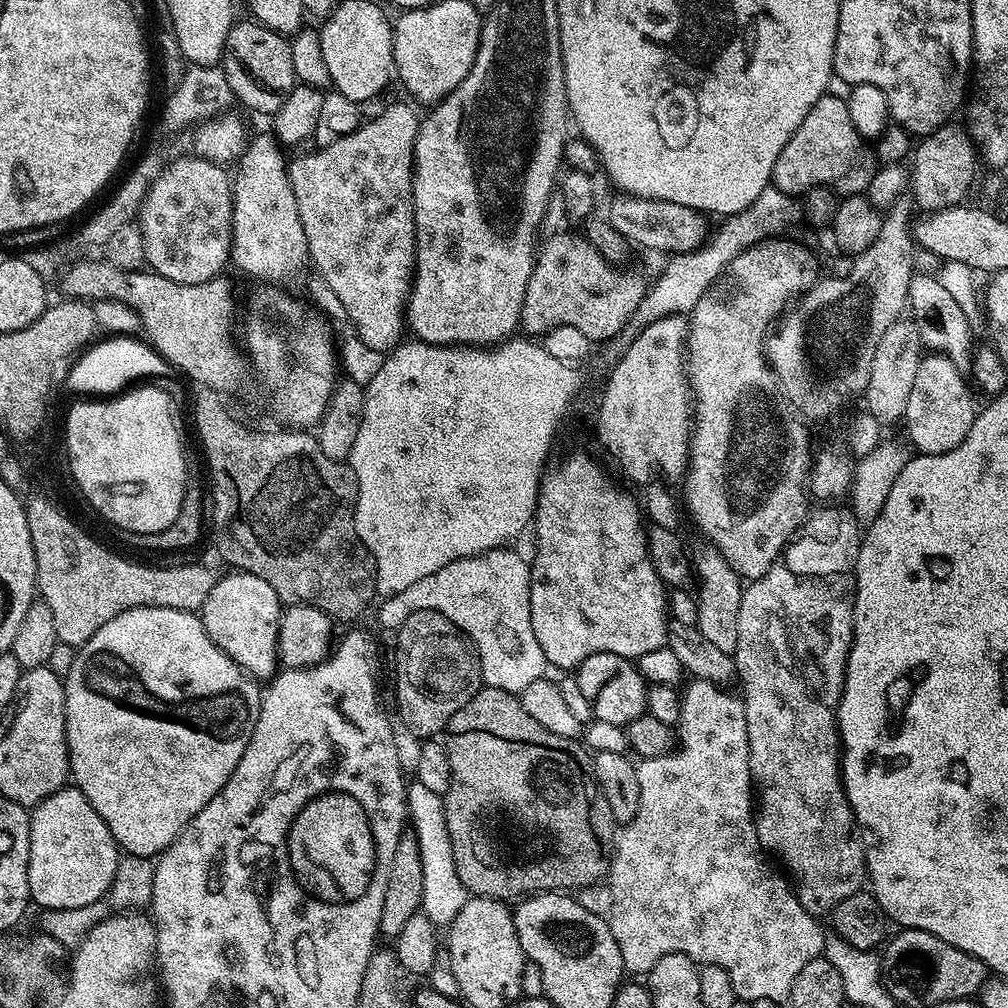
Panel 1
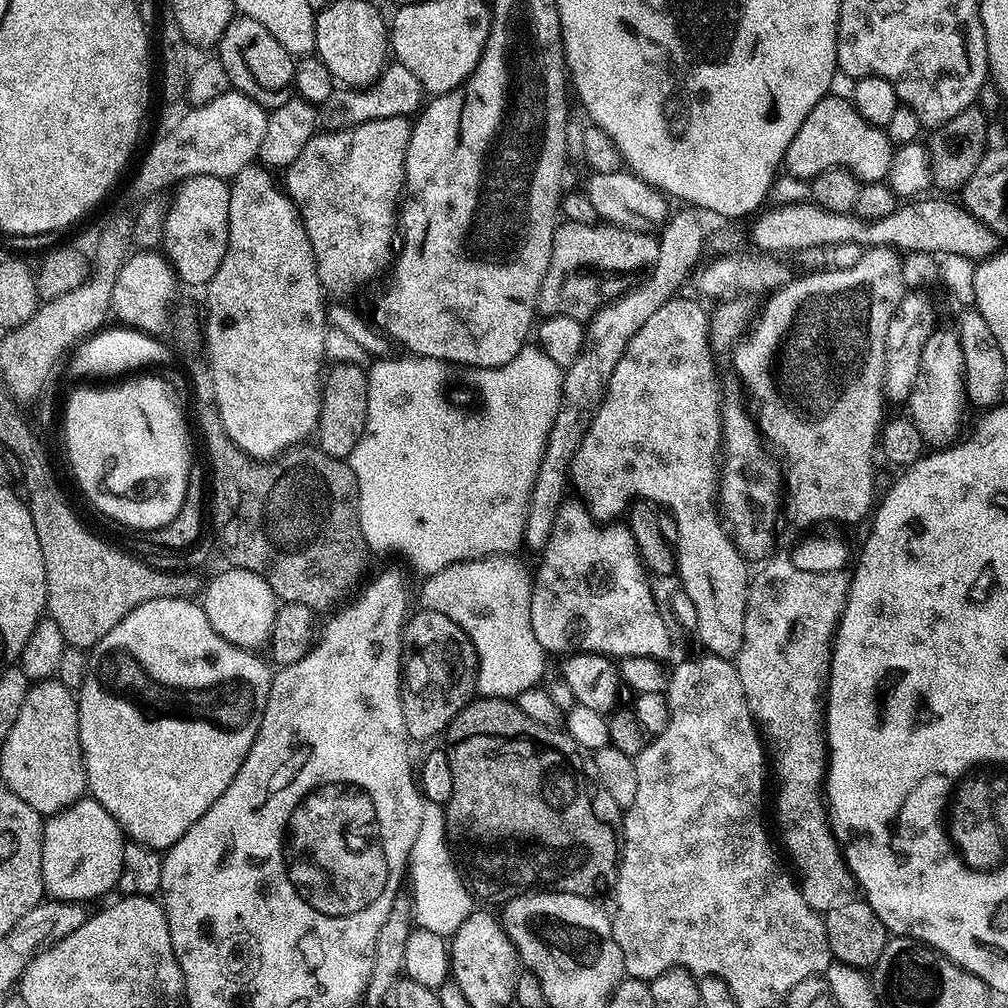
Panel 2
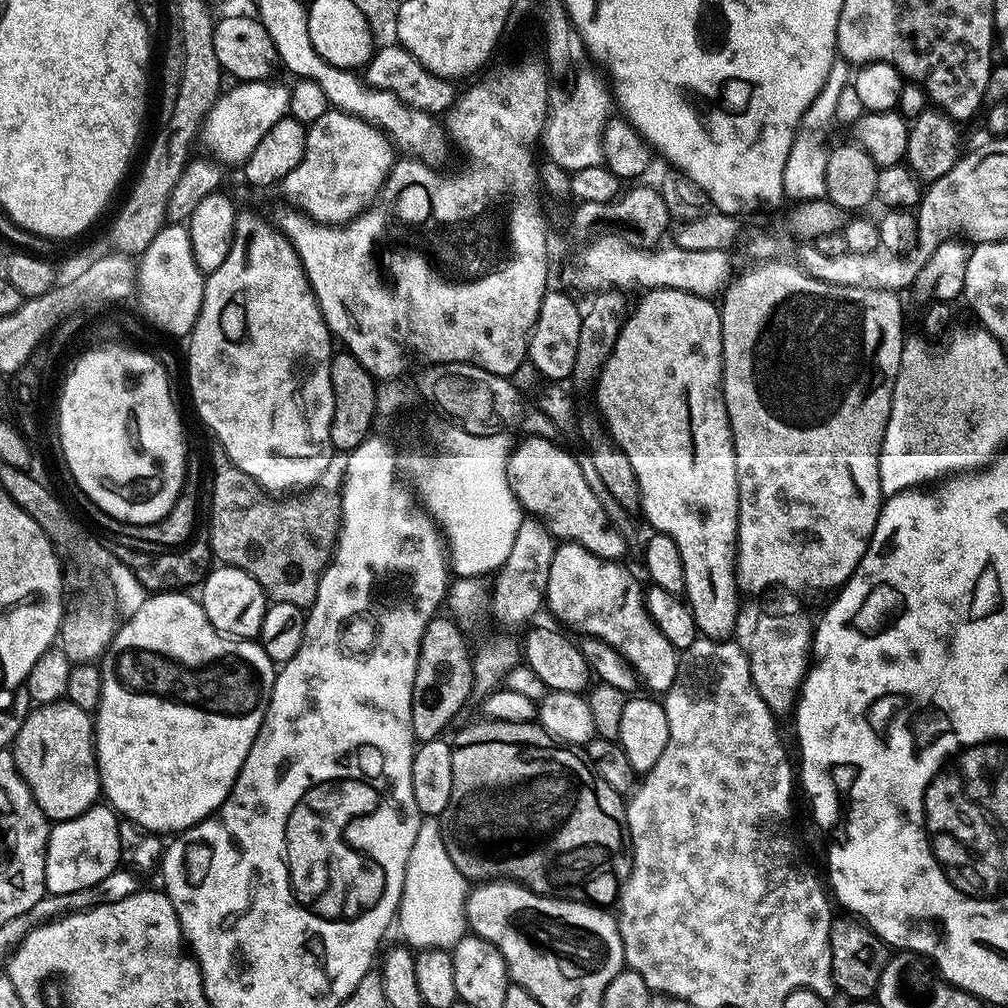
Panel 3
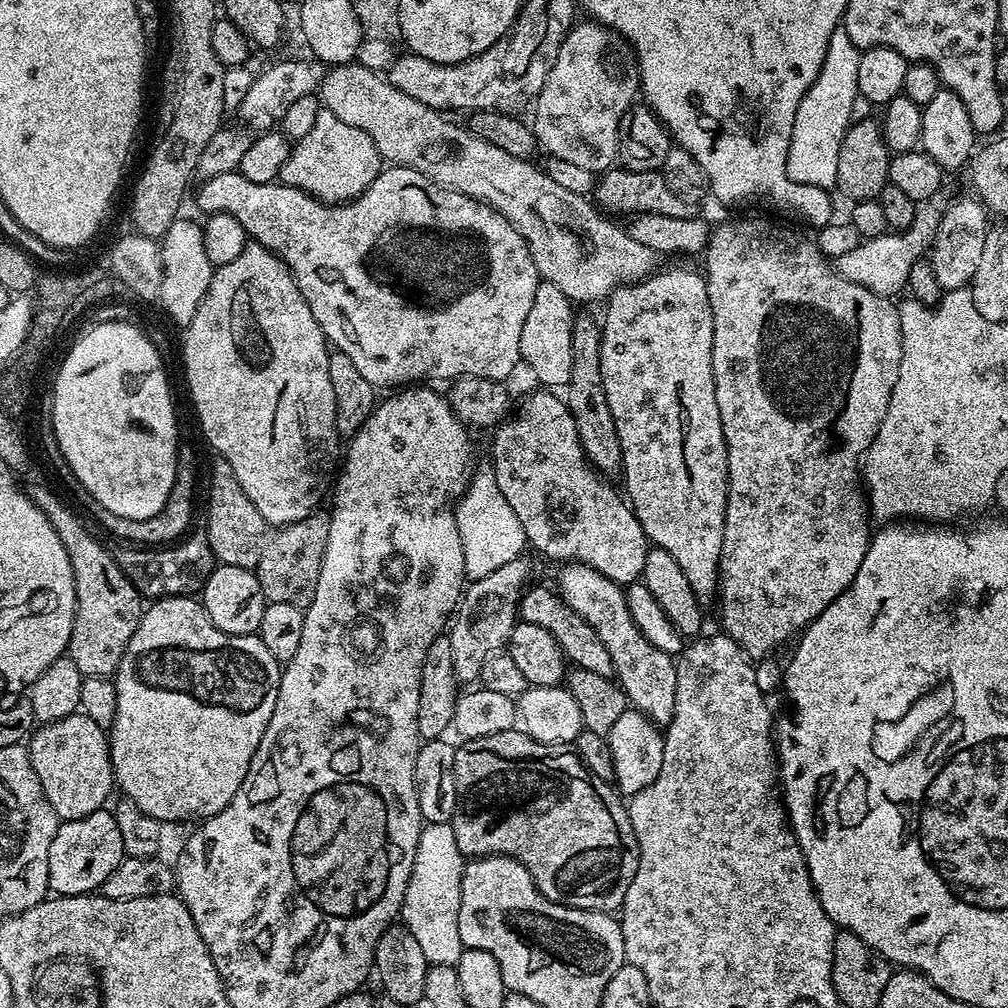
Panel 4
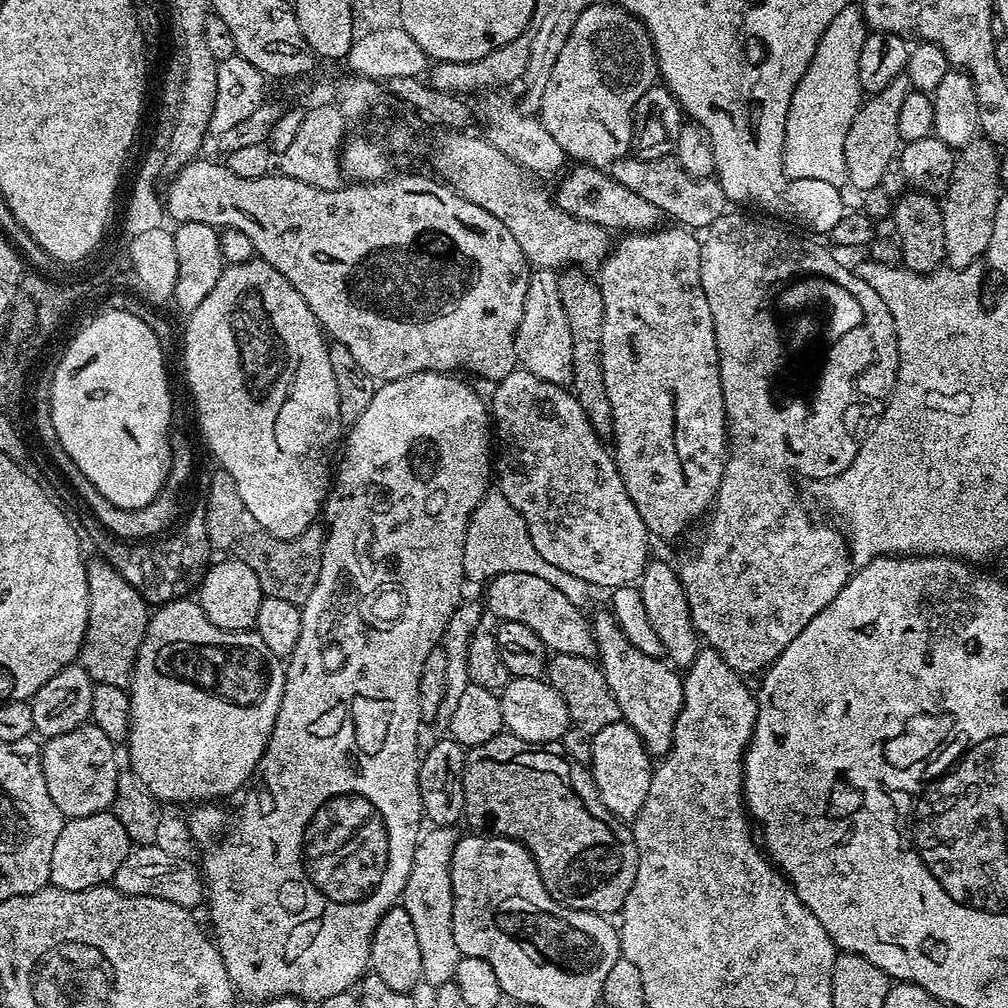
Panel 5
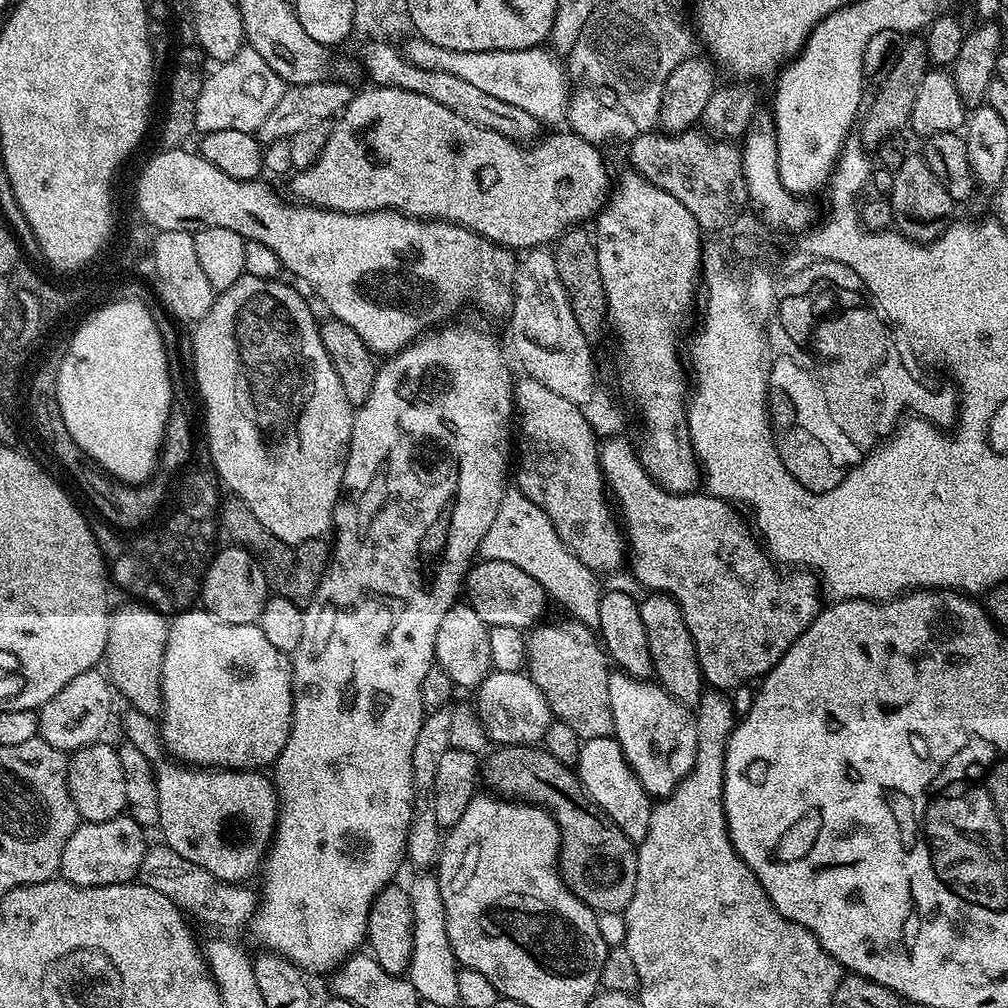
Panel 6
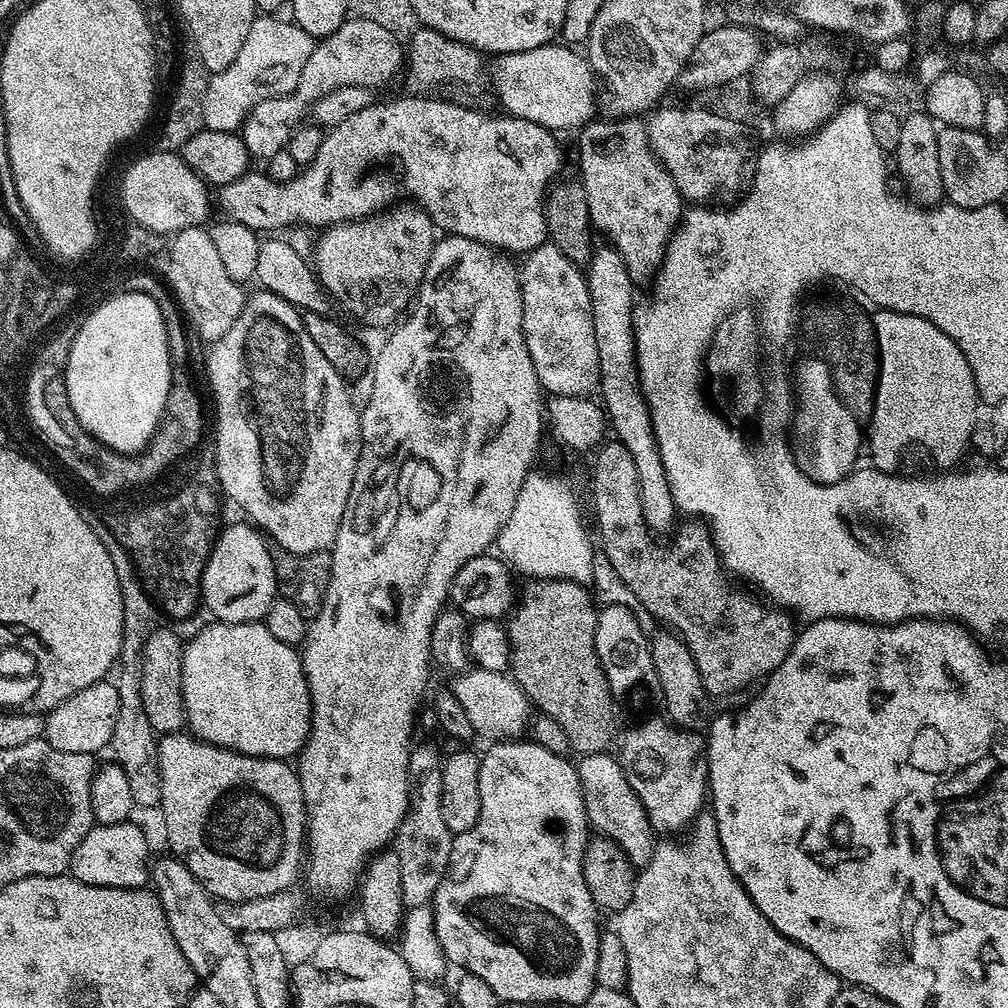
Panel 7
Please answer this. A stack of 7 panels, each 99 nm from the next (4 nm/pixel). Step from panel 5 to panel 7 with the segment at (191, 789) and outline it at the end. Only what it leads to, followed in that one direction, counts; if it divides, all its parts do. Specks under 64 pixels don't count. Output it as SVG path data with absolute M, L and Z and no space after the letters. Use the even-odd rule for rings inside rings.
M262 622L211 623L192 641L184 644L182 690L186 724L191 735L219 748L241 752L244 756L261 756L282 761L299 757L312 733L312 699L301 653L293 645L278 642L278 638L274 638L274 634L270 634L270 630Z

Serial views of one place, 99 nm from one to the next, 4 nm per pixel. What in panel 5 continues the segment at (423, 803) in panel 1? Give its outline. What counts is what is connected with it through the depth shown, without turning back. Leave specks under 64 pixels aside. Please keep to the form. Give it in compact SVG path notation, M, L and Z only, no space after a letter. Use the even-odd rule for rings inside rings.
M432 826L416 841L414 858L408 881L404 887L402 906L414 922L418 934L418 950L422 950L423 983L429 986L444 984L456 975L460 961L458 942L454 942L454 898L452 897L452 855L456 849L458 832L452 826Z

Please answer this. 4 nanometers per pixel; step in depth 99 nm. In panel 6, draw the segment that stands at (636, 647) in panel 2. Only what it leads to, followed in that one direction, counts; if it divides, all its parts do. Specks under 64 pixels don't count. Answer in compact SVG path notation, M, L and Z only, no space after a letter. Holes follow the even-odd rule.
M616 670L609 675L608 685L610 714L614 718L612 731L622 746L626 762L632 767L638 782L642 782L649 796L653 798L669 796L684 781L686 774L690 774L698 754L698 730L693 709L689 705L679 704L665 688L648 678L637 678Z

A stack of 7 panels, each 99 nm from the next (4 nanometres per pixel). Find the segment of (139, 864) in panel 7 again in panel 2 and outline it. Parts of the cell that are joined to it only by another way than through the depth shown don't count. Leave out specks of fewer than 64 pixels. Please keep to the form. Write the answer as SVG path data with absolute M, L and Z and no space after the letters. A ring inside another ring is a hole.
M81 798L69 808L63 808L44 820L44 837L42 838L42 878L44 890L49 897L58 900L79 900L93 902L98 896L104 896L111 888L120 883L122 874L122 850L126 837L120 831L120 824L103 808L97 800Z

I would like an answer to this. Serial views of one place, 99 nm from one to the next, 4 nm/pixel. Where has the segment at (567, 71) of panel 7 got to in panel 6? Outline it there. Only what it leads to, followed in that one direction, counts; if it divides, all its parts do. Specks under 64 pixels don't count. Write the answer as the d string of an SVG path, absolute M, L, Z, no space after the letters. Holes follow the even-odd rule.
M416 36L405 46L404 53L420 69L441 70L446 74L457 75L485 94L491 94L509 106L518 106L518 110L526 110L526 114L545 125L556 124L567 117L570 81L561 57L547 47L458 50L435 46L431 40Z

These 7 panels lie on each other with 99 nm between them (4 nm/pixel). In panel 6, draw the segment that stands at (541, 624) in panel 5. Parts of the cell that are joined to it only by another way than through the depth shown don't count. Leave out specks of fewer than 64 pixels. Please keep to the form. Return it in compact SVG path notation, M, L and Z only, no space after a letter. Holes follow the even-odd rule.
M481 559L468 569L462 585L466 603L489 628L494 626L514 626L521 630L531 630L541 623L540 615L550 604L550 597L537 580L530 578L526 570L514 566L514 562L498 562Z

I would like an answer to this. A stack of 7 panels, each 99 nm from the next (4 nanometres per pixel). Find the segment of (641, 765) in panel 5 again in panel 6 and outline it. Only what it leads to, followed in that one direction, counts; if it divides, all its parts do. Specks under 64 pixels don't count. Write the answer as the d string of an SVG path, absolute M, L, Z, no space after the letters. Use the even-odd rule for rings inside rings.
M615 735L583 741L574 771L579 776L585 795L612 820L618 830L622 830L622 834L626 834L626 838L630 838L633 844L640 845L646 838L646 830L650 830L654 800L642 786L642 782L638 782Z

